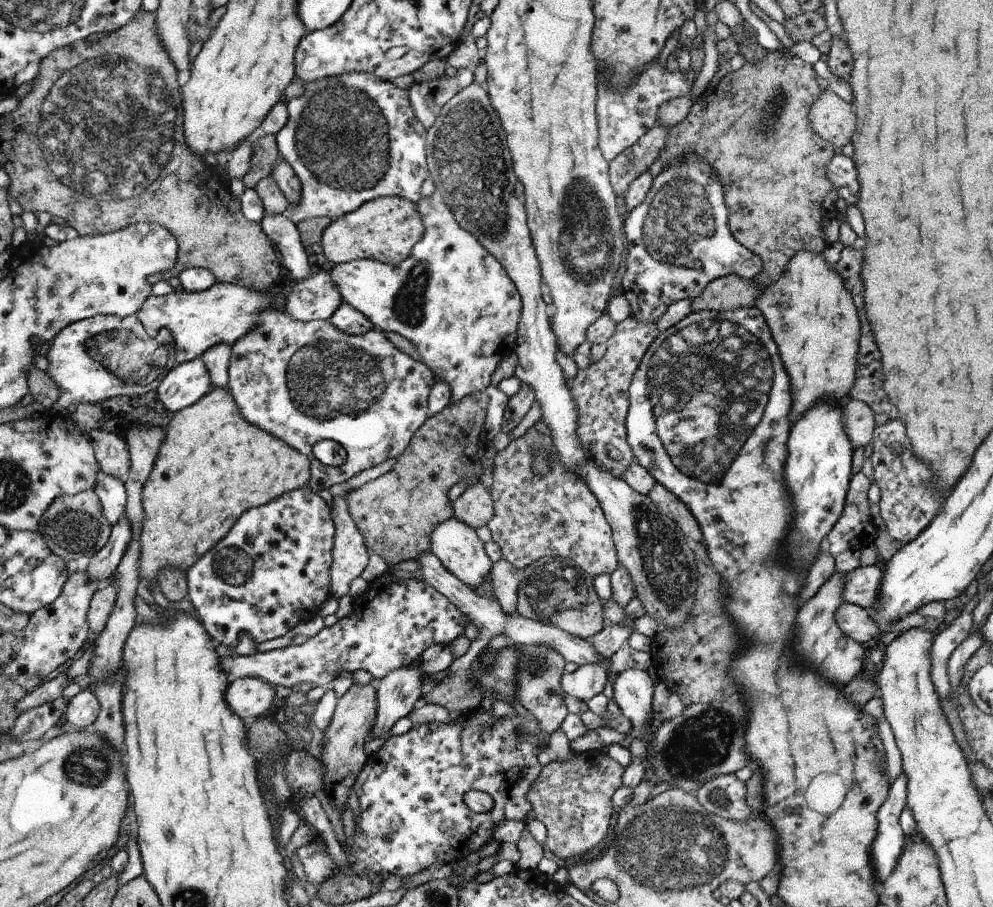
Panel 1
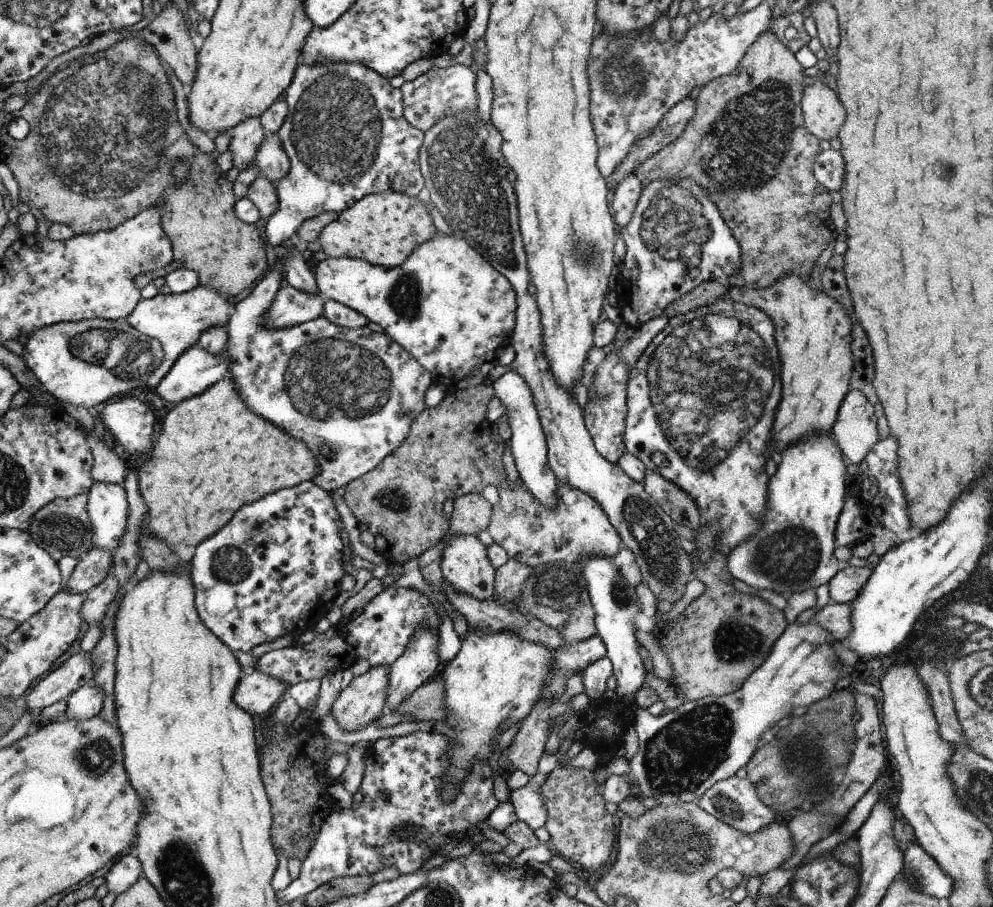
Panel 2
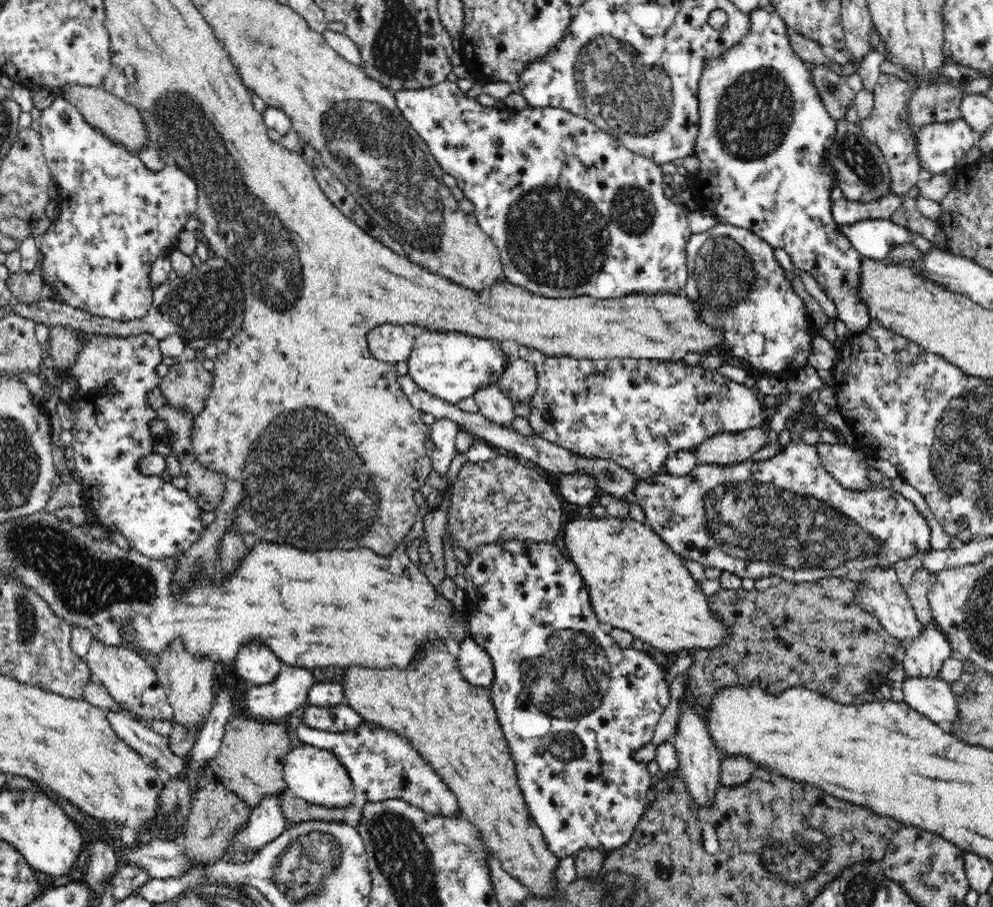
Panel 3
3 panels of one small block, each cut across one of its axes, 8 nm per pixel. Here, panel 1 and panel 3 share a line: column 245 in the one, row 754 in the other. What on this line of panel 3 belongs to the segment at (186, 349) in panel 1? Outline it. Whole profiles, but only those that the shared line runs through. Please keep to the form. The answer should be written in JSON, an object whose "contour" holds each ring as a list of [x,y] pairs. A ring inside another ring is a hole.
{"contour":[[[296,743],[283,762],[283,778],[295,796],[302,797],[309,804],[325,806],[325,808],[346,808],[356,803],[355,788],[348,770],[329,749]]]}

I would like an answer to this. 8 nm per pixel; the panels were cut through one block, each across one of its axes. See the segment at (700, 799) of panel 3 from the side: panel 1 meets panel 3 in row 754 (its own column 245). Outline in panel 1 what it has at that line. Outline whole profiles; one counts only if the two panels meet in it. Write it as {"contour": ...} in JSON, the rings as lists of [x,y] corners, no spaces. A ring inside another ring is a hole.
{"contour":[[[243,677],[232,681],[228,706],[232,706],[230,710],[236,710],[244,721],[253,721],[267,715],[276,697],[275,686],[271,683],[260,678]]]}

